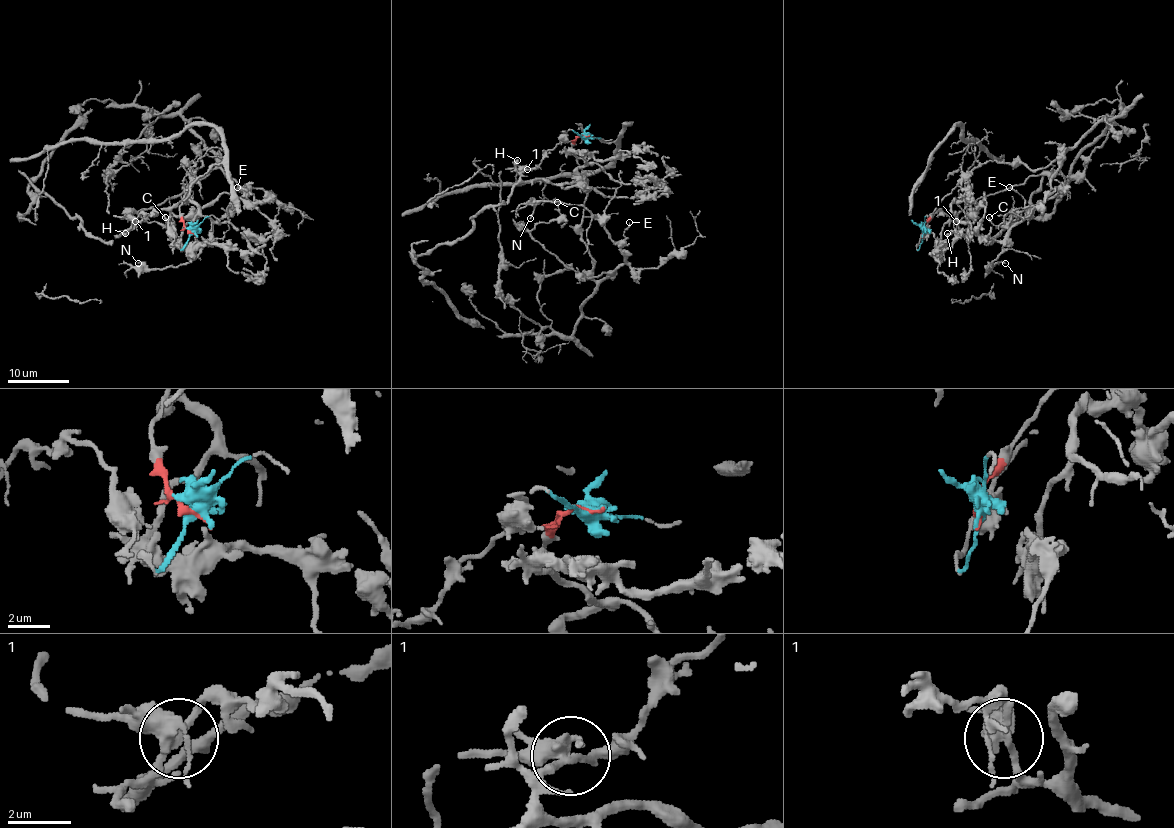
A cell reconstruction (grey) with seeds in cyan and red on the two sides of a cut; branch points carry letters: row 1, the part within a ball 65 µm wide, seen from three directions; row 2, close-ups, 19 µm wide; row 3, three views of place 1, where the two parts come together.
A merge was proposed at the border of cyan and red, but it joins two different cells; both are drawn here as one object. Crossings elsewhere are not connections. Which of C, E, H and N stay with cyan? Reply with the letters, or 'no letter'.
H

